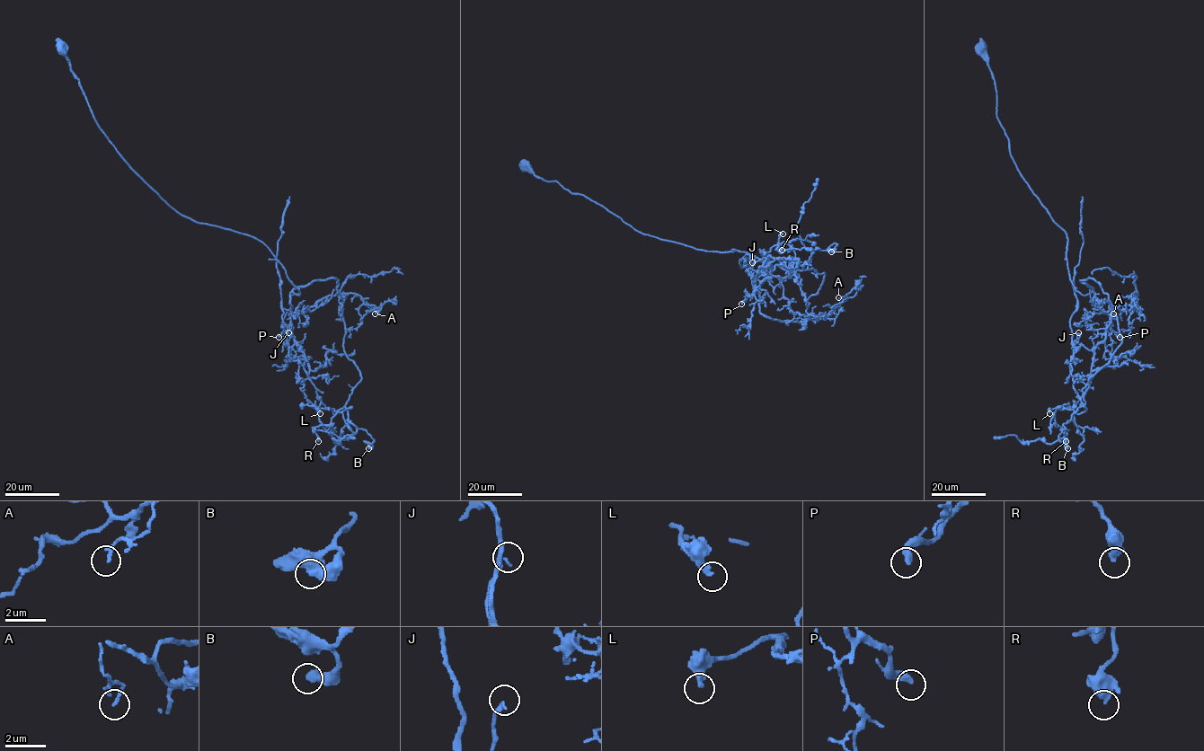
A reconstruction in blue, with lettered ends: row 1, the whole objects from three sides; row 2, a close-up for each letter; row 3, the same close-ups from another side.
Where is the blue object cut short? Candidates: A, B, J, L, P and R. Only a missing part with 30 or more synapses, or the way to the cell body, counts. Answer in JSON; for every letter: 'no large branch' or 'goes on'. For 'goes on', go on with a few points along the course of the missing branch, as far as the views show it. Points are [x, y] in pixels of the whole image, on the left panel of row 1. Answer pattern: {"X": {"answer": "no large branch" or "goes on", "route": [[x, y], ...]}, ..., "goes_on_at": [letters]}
{"A": {"answer": "no large branch"}, "B": {"answer": "no large branch"}, "J": {"answer": "no large branch"}, "L": {"answer": "no large branch"}, "P": {"answer": "goes on", "route": [[278, 337], [276, 342], [279, 358], [278, 361], [274, 358]]}, "R": {"answer": "no large branch"}, "goes_on_at": ["P"]}

